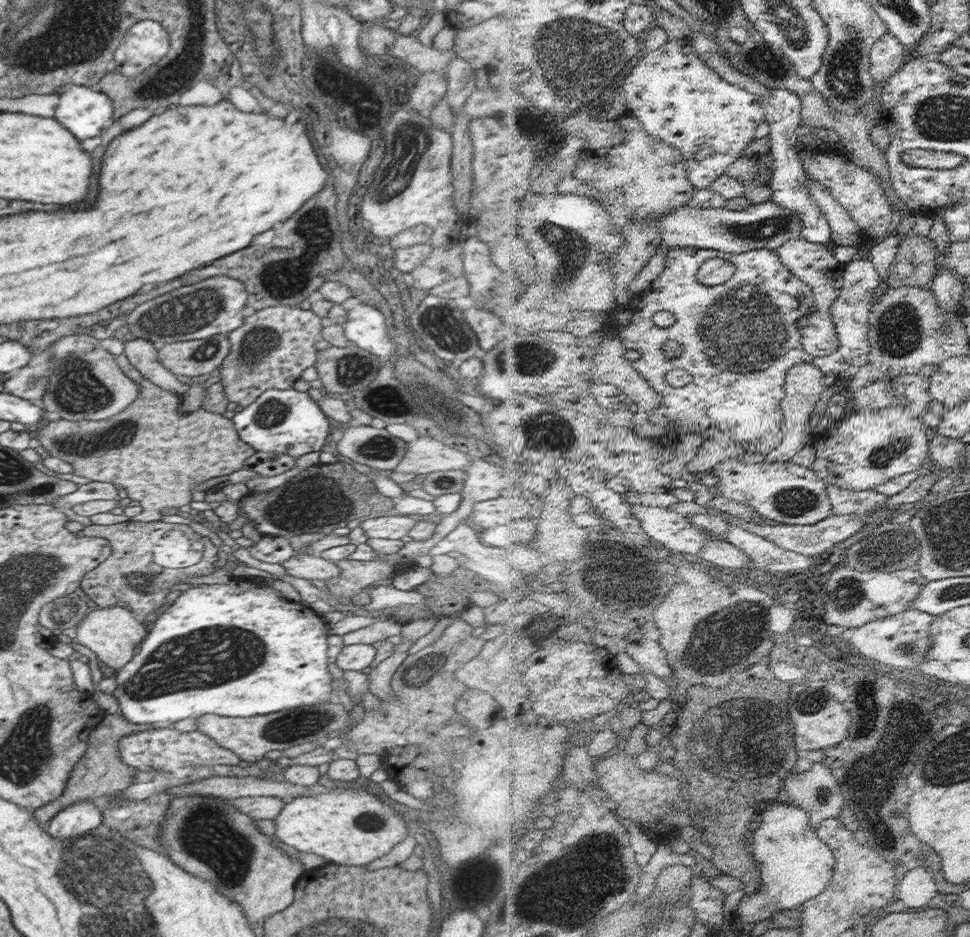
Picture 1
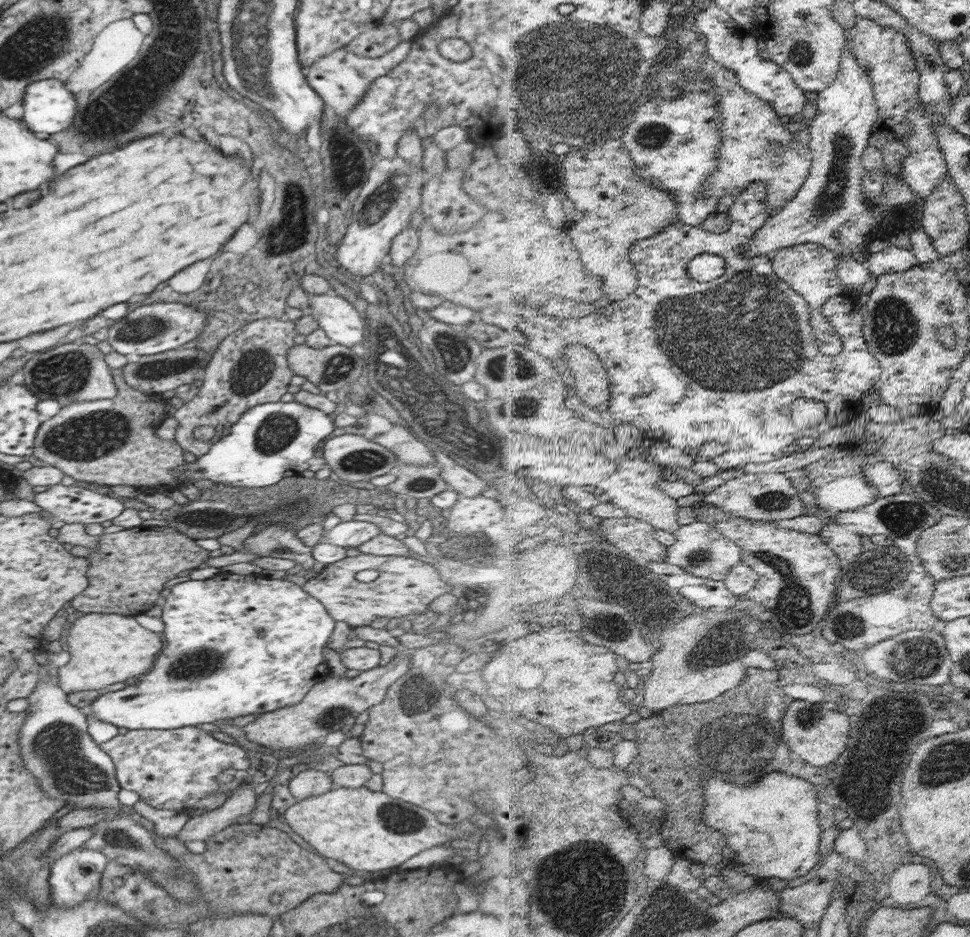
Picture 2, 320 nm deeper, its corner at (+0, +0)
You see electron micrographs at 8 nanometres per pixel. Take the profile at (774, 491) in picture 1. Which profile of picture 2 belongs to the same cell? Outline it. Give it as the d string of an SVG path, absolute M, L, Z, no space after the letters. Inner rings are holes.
M744 473L739 477L726 479L711 493L701 496L703 502L712 503L734 517L743 517L755 521L786 520L806 514L806 504L800 498L800 492L794 488L794 482L785 473Z

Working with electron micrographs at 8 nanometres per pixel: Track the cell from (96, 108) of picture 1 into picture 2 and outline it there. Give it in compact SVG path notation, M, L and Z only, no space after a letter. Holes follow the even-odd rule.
M56 79L37 80L28 84L20 103L23 108L22 118L24 118L26 126L34 132L46 132L46 134L56 134L56 132L68 128L72 124L76 110L74 93L65 87L64 81Z

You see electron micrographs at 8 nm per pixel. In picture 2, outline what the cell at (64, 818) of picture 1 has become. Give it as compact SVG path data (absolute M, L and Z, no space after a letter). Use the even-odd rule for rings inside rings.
M77 848L60 858L50 866L52 902L59 908L73 908L88 901L100 887L101 876L107 858L97 850Z

